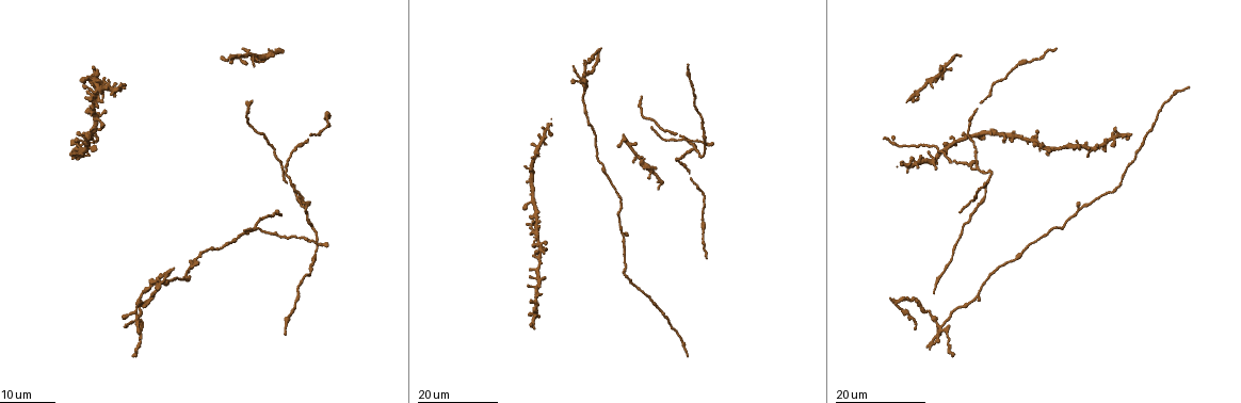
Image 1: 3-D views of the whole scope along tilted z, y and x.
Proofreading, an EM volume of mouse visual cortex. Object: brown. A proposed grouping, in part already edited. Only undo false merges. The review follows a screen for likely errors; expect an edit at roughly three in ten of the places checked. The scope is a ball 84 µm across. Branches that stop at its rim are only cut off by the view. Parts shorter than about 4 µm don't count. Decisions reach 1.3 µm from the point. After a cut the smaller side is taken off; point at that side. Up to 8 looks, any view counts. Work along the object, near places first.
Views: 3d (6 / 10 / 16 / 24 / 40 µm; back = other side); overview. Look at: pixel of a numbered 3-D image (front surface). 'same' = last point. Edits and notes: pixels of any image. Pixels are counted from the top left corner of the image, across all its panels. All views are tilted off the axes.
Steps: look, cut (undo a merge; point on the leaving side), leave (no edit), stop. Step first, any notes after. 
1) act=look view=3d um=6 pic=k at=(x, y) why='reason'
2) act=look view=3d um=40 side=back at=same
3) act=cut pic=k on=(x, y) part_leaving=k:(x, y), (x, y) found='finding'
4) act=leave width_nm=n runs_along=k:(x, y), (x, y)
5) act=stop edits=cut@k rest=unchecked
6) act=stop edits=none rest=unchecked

act=look view=3d um=24 pic=1 at=(321, 243) why='four-way junction'

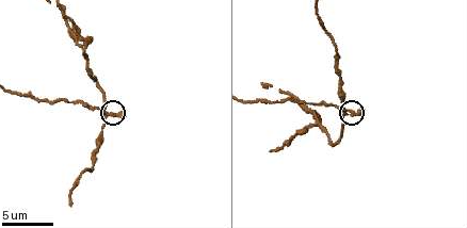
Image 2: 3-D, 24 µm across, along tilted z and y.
act=look view=3d um=6 pic=2 at=(346, 113)

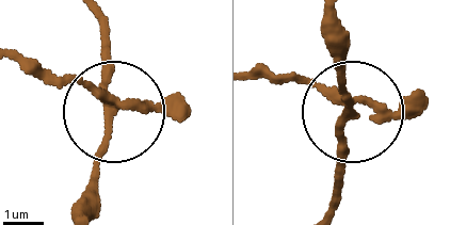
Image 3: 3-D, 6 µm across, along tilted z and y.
act=cut pic=3 on=(98, 93) side_arm_um=17 part_leaving=3:(151, 106), (17, 63) found='two neurons meet here'

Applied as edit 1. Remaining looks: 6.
act=look view=overview

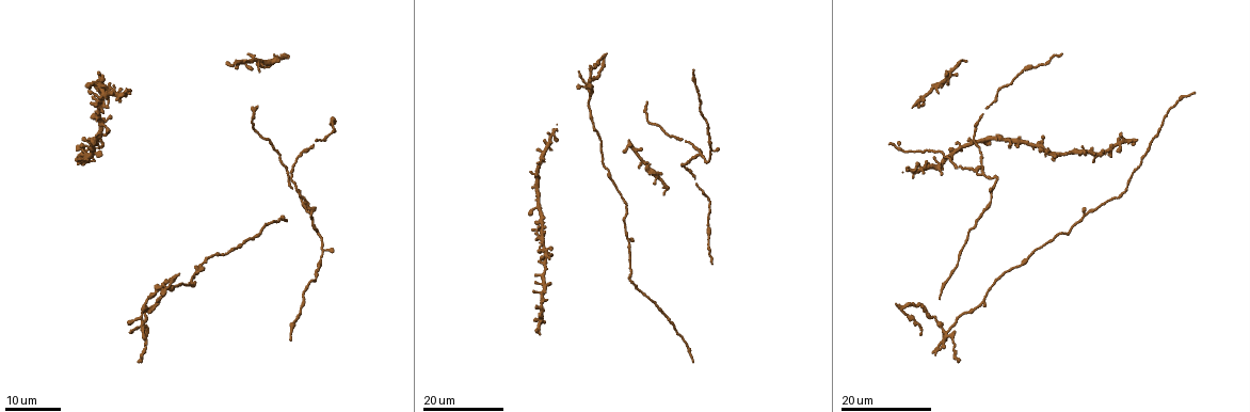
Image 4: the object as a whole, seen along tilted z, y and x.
act=look view=3d um=24 pic=4 at=(985, 298) why='thick turns thin'

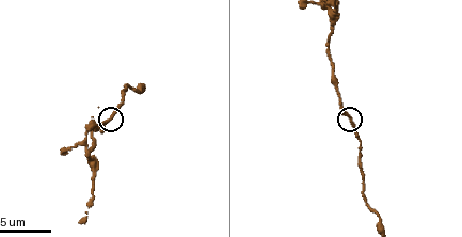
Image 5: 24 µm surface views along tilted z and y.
act=look view=3d um=6 pic=5 at=(350, 120) why='closer look'

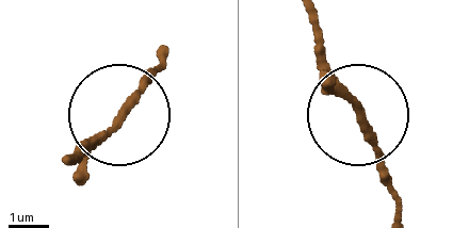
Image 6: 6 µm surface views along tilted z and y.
act=leave runs_along=6:(398, 208), (311, 30) found='all the same neuron'

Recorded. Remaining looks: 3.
act=look view=3d um=6 pic=5 at=(88, 147) why='looks like a crossing'

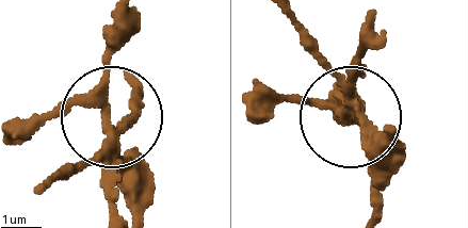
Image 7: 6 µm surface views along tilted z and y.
act=cut pic=7 on=(366, 156) width_nm=230 part_leaving=7:(116, 141), (107, 102), (112, 16) found='a second neuron is stuck on'

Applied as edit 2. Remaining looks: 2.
act=stop edits=cut@3,cut@7 rest=unchecked

